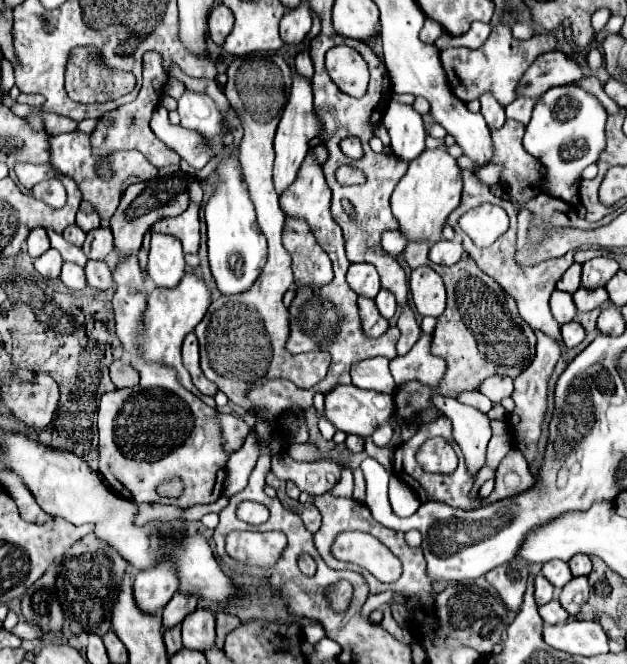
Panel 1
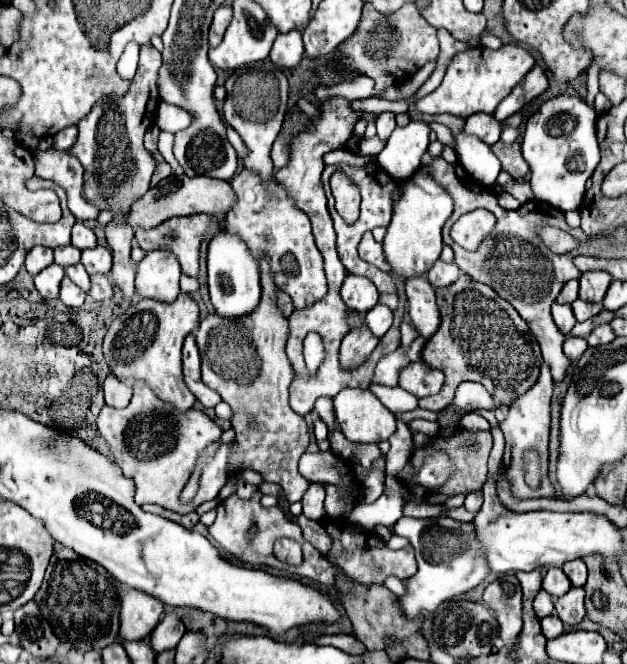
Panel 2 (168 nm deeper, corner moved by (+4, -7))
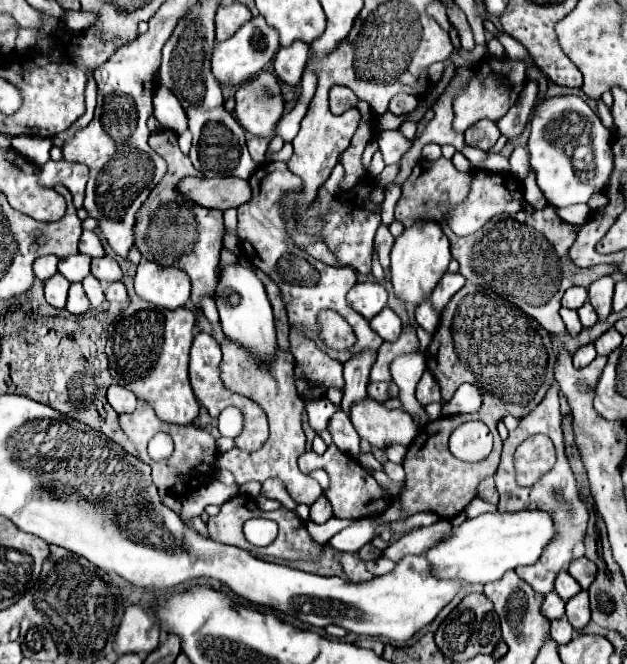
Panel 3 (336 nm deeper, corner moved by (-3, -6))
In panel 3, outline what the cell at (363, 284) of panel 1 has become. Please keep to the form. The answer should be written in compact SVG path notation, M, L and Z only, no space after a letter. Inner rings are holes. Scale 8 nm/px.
M376 281L356 283L346 295L348 305L368 321L386 307L386 299L388 299L386 289Z

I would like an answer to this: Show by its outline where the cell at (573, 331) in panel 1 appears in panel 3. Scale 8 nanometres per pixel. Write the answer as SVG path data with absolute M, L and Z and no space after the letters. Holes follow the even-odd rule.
M588 343L588 345L580 347L580 349L574 353L574 367L576 367L576 369L586 367L586 365L590 365L590 363L594 361L594 357L596 357L596 349L594 349L592 343Z

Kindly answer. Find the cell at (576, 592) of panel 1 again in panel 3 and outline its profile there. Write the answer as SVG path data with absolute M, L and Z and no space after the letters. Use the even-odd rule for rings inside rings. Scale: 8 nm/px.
M580 591L566 603L566 617L576 631L584 629L591 620L591 609L588 607L588 593Z

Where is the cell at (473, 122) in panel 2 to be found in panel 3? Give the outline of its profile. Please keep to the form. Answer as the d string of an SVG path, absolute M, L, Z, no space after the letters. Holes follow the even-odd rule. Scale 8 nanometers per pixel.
M482 119L476 125L472 125L470 129L466 129L466 145L470 147L478 147L482 151L488 151L500 137L500 131L496 127L494 121Z

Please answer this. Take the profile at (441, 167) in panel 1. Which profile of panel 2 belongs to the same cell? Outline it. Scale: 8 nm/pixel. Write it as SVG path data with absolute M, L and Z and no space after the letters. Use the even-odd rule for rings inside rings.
M419 170L401 186L401 198L393 204L393 218L387 226L387 234L383 240L383 252L387 262L391 264L393 272L403 276L421 276L425 274L433 262L439 258L443 242L441 242L441 228L453 212L453 198L449 192L435 182L429 172Z

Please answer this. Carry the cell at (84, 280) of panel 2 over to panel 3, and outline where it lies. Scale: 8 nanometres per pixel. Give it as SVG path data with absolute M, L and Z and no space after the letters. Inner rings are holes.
M88 275L88 277L82 281L82 285L84 285L84 291L86 291L88 299L90 299L90 311L96 311L96 309L104 303L104 291L102 291L100 281L94 279L92 275Z

